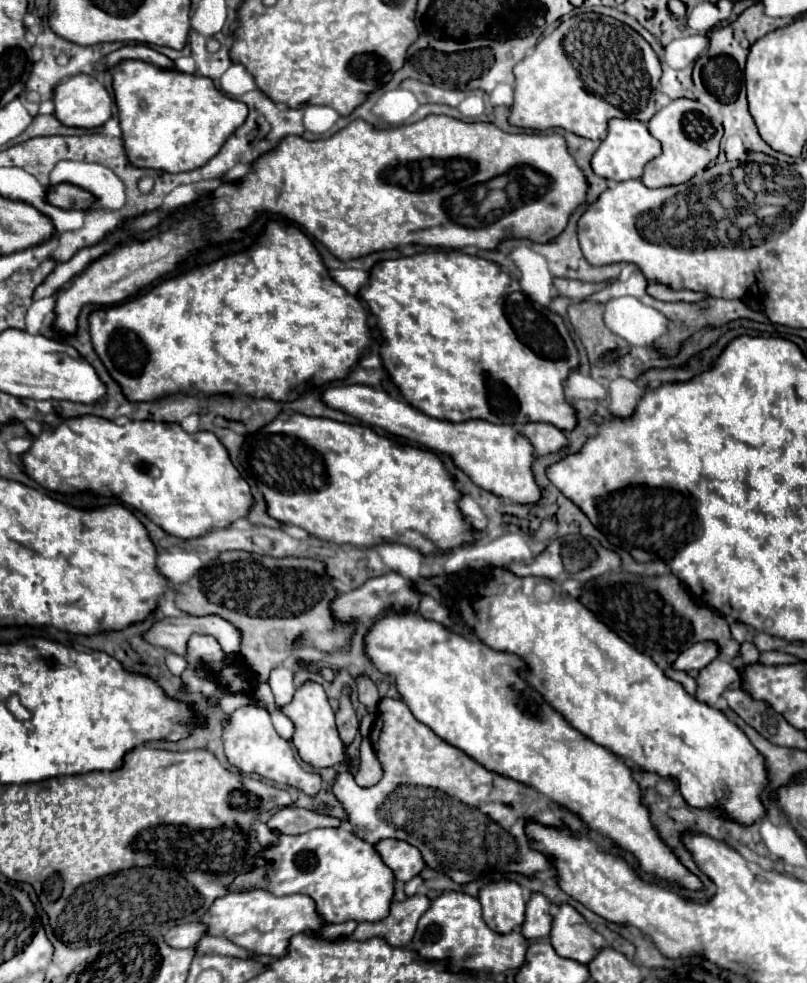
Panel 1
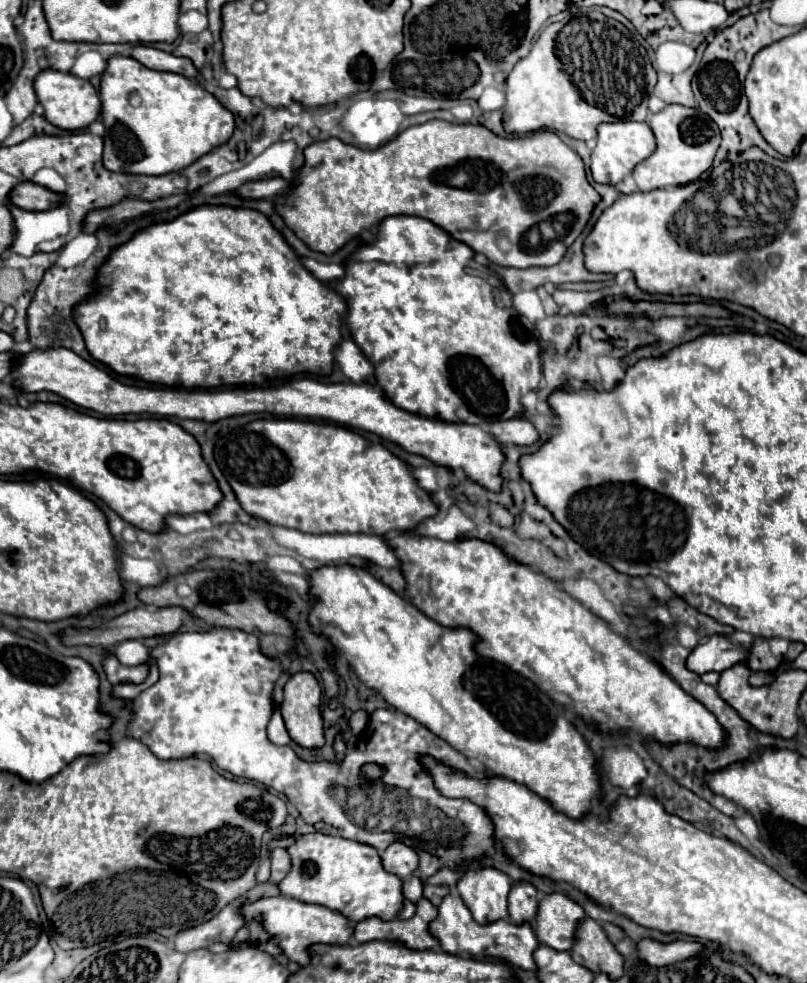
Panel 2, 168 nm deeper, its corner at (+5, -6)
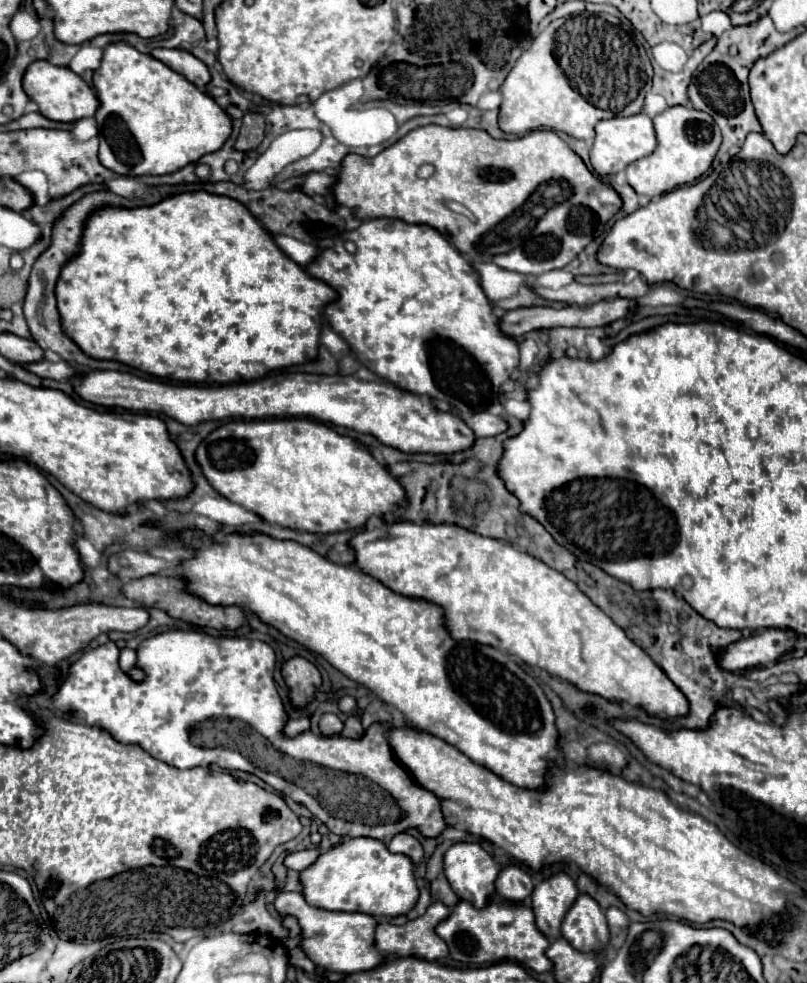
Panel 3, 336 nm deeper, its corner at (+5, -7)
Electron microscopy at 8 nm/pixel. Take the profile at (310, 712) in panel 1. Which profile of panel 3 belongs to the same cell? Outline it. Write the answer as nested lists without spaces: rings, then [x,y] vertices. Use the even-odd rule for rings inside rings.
[[[291,657],[289,661],[285,661],[281,675],[291,689],[291,701],[295,707],[303,707],[307,701],[311,701],[313,693],[321,685],[319,669],[303,657]]]

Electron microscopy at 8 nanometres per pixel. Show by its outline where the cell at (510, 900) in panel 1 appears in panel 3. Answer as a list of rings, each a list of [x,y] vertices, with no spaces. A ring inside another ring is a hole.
[[[453,843],[443,857],[443,873],[453,891],[475,907],[485,907],[493,897],[499,867],[479,843]]]

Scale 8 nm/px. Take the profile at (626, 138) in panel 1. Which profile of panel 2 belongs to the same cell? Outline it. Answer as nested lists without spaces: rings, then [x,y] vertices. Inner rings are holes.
[[[615,122],[615,124],[599,124],[597,128],[597,146],[591,154],[591,174],[599,184],[619,184],[625,176],[633,172],[633,168],[649,158],[655,152],[655,136],[645,122]]]

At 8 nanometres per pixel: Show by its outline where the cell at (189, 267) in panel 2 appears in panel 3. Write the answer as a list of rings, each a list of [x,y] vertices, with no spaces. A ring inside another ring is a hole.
[[[191,191],[167,197],[151,207],[113,207],[105,205],[103,209],[95,209],[91,217],[87,217],[87,225],[83,225],[83,249],[79,249],[79,257],[71,257],[67,265],[63,265],[63,273],[59,273],[59,285],[55,285],[55,297],[59,305],[59,313],[63,313],[63,330],[93,359],[113,359],[155,377],[167,377],[177,381],[197,381],[197,383],[237,383],[237,381],[255,381],[265,377],[267,373],[299,363],[313,361],[317,357],[319,331],[321,331],[321,313],[323,307],[335,299],[335,291],[311,277],[303,267],[299,267],[293,259],[289,259],[273,241],[273,237],[251,217],[245,205],[231,197],[211,195],[207,191]]]

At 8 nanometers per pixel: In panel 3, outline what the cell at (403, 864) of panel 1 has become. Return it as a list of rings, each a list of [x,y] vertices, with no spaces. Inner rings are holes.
[[[397,833],[391,843],[387,845],[387,849],[391,853],[403,853],[407,857],[413,859],[413,863],[419,863],[419,859],[423,857],[423,847],[419,843],[419,839],[415,839],[413,835],[409,833]]]

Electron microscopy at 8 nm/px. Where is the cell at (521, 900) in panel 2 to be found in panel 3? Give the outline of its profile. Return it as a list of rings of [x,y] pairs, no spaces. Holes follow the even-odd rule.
[[[507,865],[495,879],[495,891],[501,895],[501,899],[523,901],[533,893],[533,881],[519,865]]]

